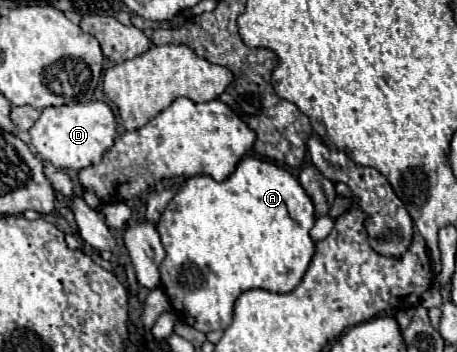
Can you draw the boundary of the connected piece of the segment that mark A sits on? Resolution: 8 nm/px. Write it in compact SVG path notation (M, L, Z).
M247 156L223 182L217 182L211 176L189 178L181 192L177 192L169 206L163 210L157 224L161 244L165 248L165 260L159 266L161 282L177 316L183 316L189 326L207 334L211 330L225 330L231 324L233 304L241 292L251 288L291 292L307 272L315 252L315 244L309 236L313 224L315 210L303 186L299 186L291 172L271 162Z

